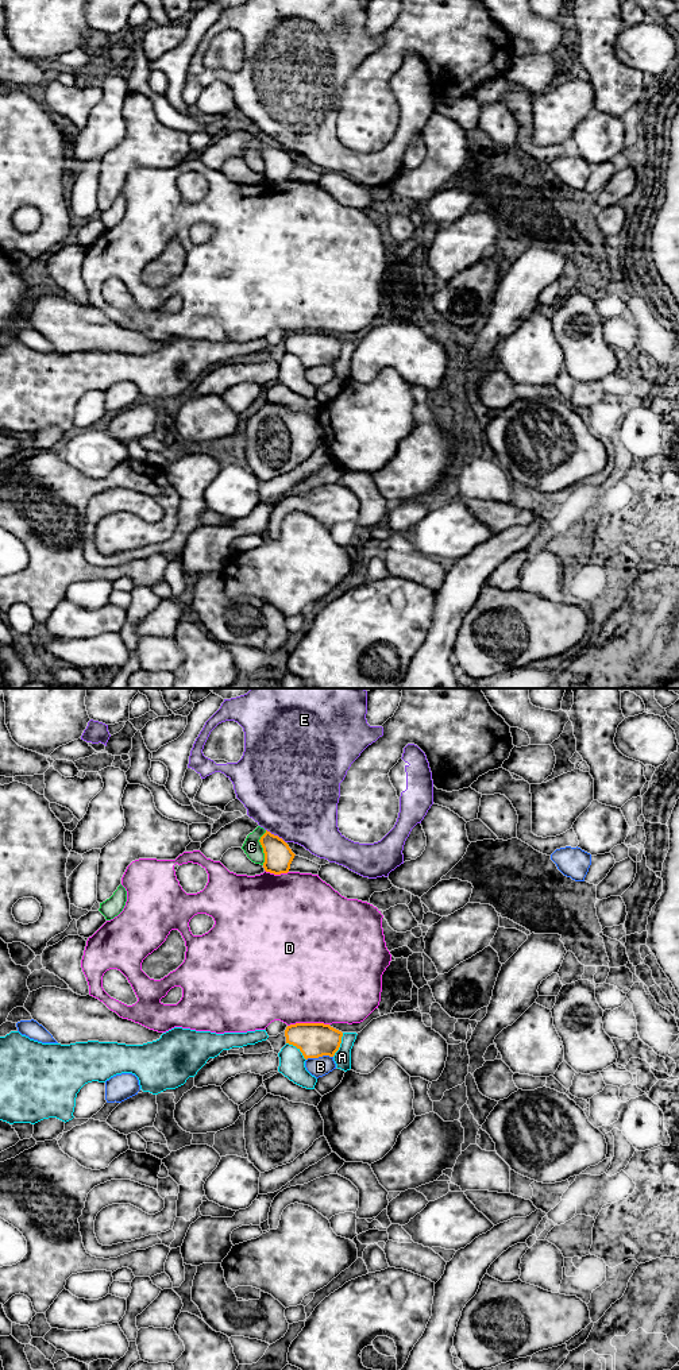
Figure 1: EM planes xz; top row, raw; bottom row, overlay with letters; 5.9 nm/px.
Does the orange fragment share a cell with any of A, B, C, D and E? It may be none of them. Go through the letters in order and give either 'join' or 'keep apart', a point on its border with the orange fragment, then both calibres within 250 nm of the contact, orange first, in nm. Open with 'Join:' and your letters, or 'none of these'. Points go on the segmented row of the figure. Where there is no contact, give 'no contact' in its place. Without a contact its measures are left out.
Join: A
A: join; contact xz (339, 1045); calibres 200 and 100 nm
B: keep apart; contact xz (319, 1056); calibres 200 and 120 nm
C: keep apart; contact xz (262, 846); calibres 170 and 110 nm
D: keep apart; contact xz (308, 1023); calibres 200 and 500 nm
E: keep apart; contact xz (276, 836); calibres 170 and 480 nm

